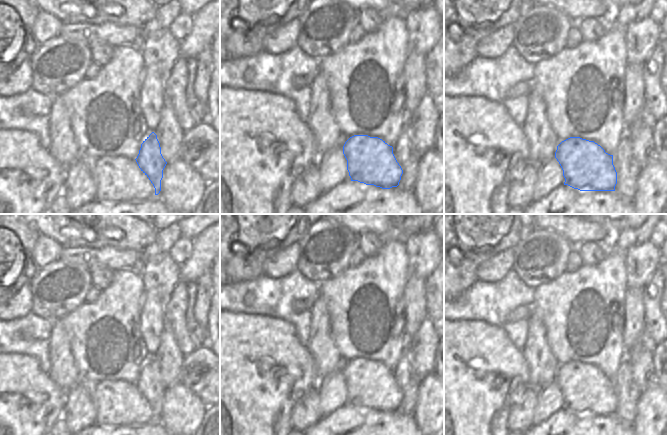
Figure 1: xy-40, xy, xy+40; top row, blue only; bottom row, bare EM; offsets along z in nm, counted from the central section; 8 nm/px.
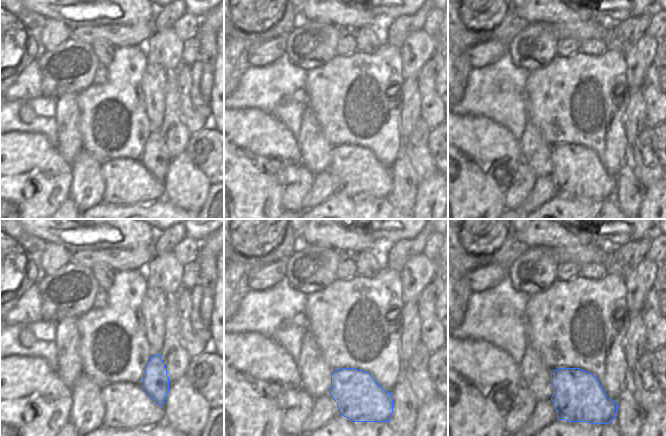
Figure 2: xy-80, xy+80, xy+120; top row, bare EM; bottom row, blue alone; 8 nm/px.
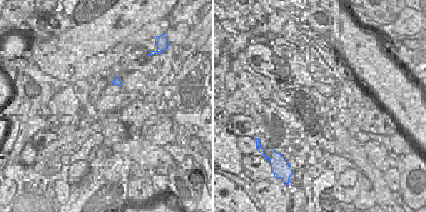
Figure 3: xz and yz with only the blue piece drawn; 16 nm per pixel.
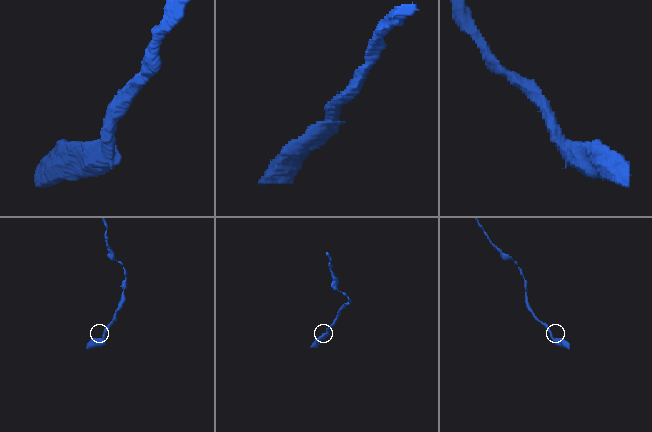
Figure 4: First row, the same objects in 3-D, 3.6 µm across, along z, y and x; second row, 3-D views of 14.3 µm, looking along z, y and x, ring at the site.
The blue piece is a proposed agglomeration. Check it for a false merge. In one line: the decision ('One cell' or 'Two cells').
Two cells.

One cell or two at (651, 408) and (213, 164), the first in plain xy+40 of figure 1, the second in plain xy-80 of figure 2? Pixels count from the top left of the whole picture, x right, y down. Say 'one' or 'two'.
two

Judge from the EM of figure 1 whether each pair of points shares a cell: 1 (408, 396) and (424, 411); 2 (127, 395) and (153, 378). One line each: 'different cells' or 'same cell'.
1: different cells
2: different cells

